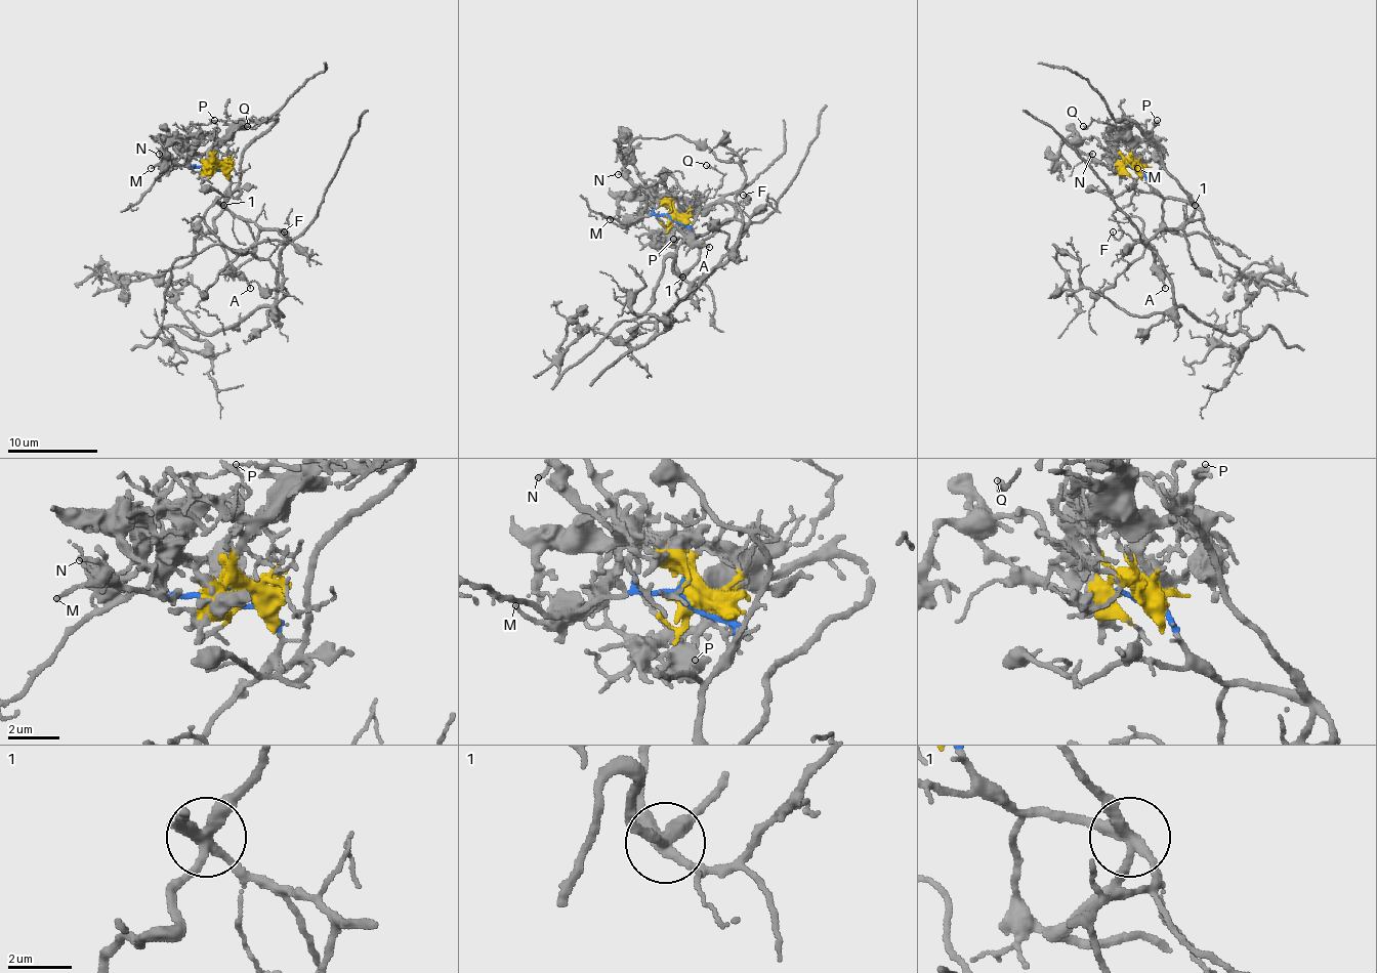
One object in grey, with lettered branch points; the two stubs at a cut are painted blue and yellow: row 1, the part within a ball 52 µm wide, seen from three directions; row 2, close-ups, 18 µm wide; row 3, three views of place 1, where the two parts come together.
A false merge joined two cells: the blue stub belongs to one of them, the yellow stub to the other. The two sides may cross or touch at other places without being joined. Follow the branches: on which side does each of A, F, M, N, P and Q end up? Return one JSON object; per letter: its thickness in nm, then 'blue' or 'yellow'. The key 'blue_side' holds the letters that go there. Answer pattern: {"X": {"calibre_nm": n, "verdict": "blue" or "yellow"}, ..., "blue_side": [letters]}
{"A": {"calibre_nm": 140, "verdict": "blue"}, "F": {"calibre_nm": 110, "verdict": "blue"}, "M": {"calibre_nm": 130, "verdict": "yellow"}, "N": {"calibre_nm": 140, "verdict": "yellow"}, "P": {"calibre_nm": 140, "verdict": "yellow"}, "Q": {"calibre_nm": 130, "verdict": "yellow"}, "blue_side": ["A", "F"]}

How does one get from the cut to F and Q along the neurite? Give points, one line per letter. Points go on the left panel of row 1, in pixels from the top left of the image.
F: (213, 169), (228, 176), (228, 187), (217, 199), (260, 228), (274, 228), (290, 242), (283, 230)
Q: (213, 169), (213, 154), (249, 120), (262, 120), (254, 128), (247, 126)

